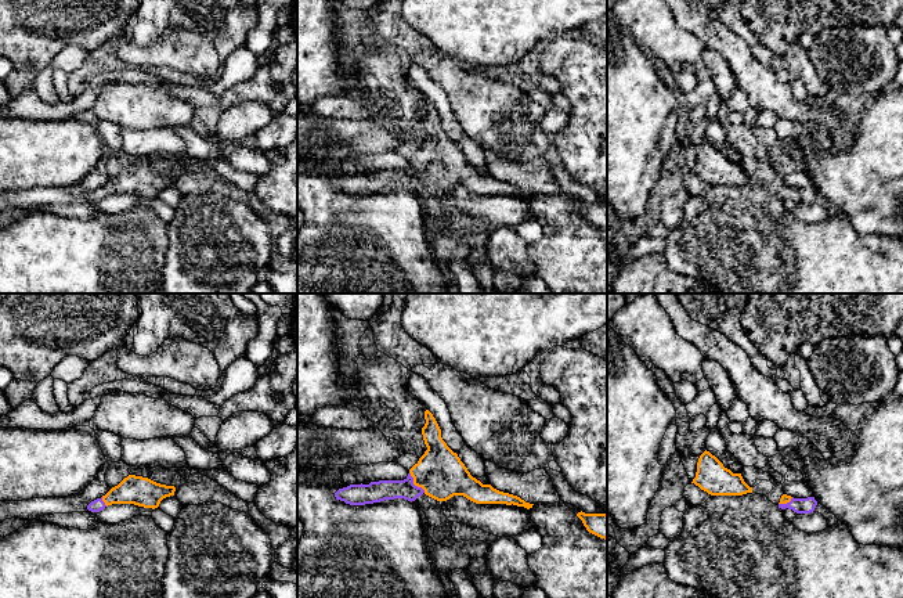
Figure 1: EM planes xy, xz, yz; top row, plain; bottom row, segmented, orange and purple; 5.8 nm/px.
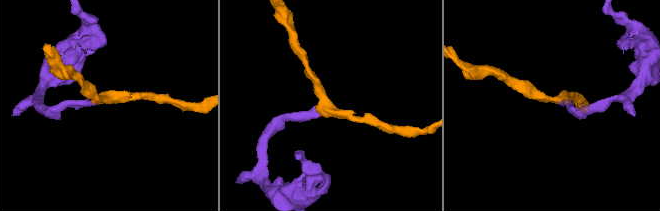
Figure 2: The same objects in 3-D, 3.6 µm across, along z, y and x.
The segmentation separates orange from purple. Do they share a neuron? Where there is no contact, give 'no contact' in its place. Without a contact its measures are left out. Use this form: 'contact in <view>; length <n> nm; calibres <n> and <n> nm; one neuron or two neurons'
contact in xz; length 150 nm; calibres 280 and 120 nm; one neuron

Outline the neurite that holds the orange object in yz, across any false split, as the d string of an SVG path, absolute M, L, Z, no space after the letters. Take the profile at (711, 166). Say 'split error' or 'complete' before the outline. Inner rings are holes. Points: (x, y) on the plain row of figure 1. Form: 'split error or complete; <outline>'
complete; M704 141L697 152L697 162L693 172L711 185L743 185L752 183L741 163L733 163L709 141Z

